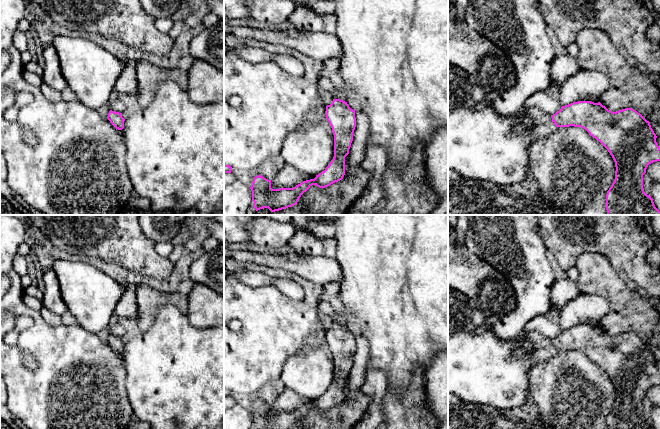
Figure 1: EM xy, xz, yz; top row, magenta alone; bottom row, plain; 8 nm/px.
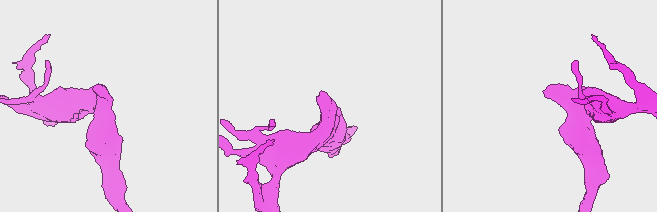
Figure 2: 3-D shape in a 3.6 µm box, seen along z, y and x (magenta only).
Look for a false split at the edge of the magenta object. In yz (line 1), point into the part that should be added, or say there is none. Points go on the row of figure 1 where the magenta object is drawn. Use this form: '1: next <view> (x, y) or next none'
1: next none

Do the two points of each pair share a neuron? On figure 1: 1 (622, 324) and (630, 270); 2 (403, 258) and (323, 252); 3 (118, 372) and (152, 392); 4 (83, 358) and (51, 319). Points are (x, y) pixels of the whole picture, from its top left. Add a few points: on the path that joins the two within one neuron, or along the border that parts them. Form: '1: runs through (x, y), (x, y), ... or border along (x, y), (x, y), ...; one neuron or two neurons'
1: border along (613, 268), (630, 288), (649, 297); two neurons
2: border along (334, 237), (336, 242), (335, 257); two neurons
3: border along (121, 354), (125, 370), (125, 389), (129, 399); two neurons
4: border along (39, 312), (50, 325), (62, 324); two neurons

